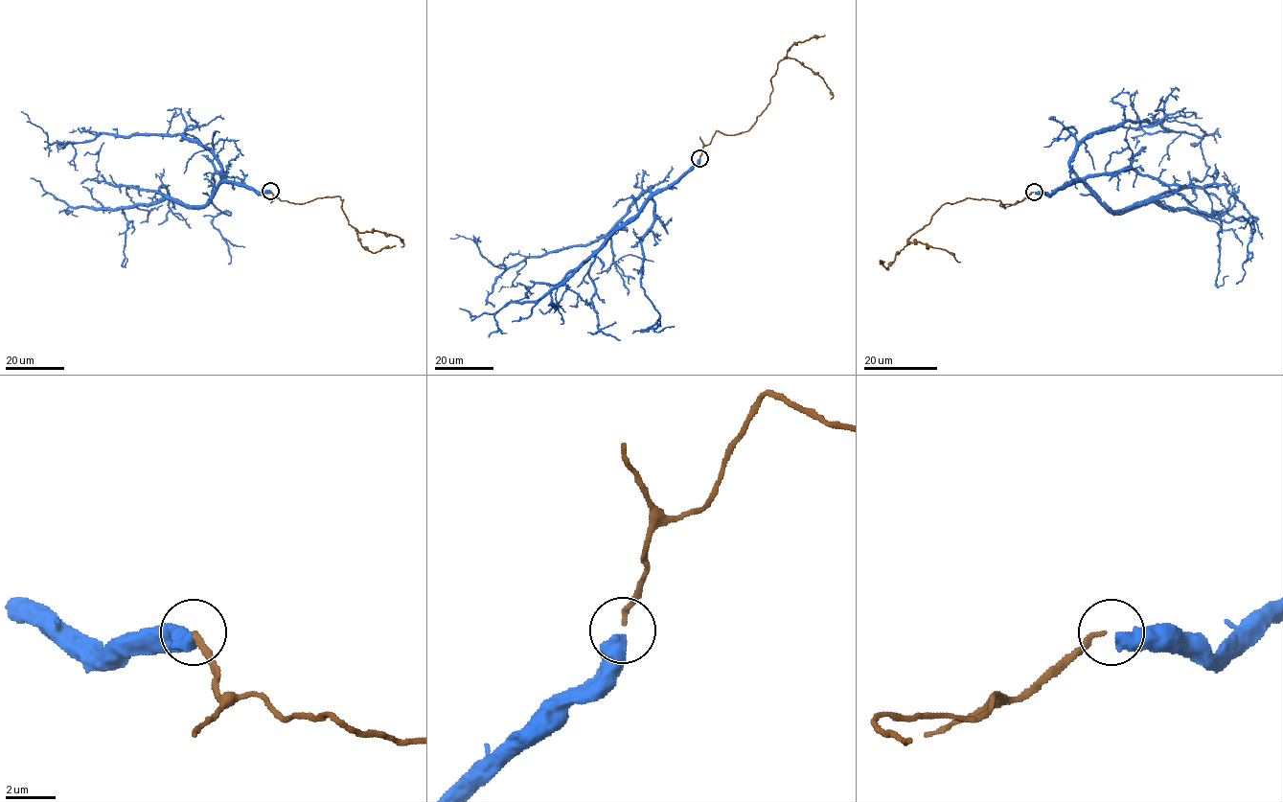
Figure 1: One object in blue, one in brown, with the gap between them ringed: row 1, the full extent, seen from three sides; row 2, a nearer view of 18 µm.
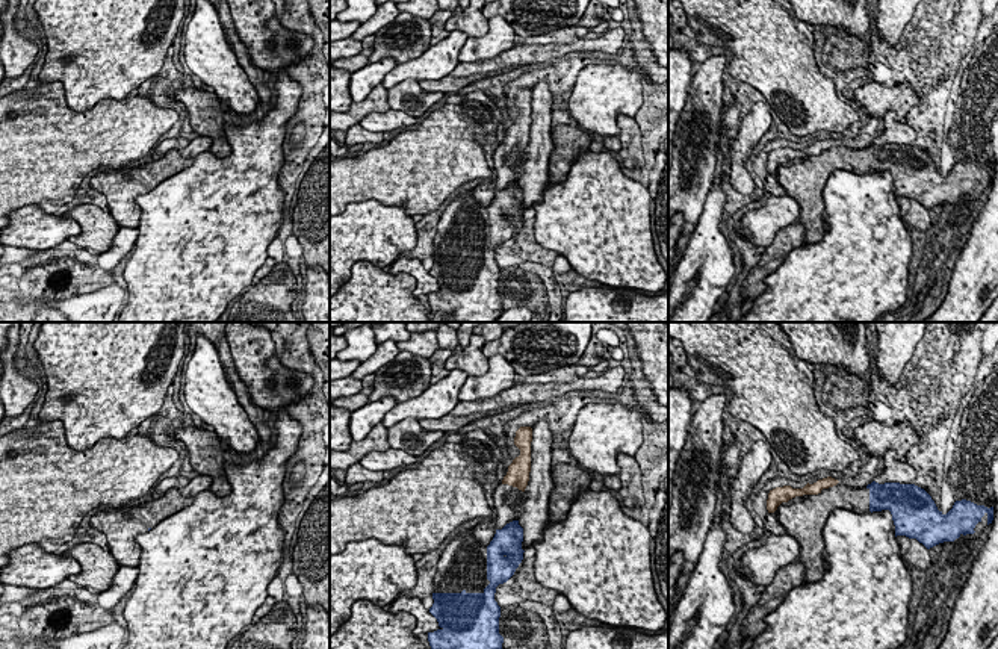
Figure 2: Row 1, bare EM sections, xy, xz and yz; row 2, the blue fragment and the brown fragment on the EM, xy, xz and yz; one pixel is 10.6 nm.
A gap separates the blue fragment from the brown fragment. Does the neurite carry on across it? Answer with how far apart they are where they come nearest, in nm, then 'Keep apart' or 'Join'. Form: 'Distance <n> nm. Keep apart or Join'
Distance 300 nm. Keep apart

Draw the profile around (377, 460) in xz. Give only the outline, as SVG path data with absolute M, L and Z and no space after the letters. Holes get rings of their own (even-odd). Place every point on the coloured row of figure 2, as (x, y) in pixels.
M401 449L372 451L360 460L360 464L369 470L384 472L395 467L404 467L416 463L416 457Z

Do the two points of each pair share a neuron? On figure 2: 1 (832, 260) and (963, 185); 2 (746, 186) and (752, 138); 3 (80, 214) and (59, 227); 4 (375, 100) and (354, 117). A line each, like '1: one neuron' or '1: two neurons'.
1: two neurons
2: one neuron
3: two neurons
4: one neuron

